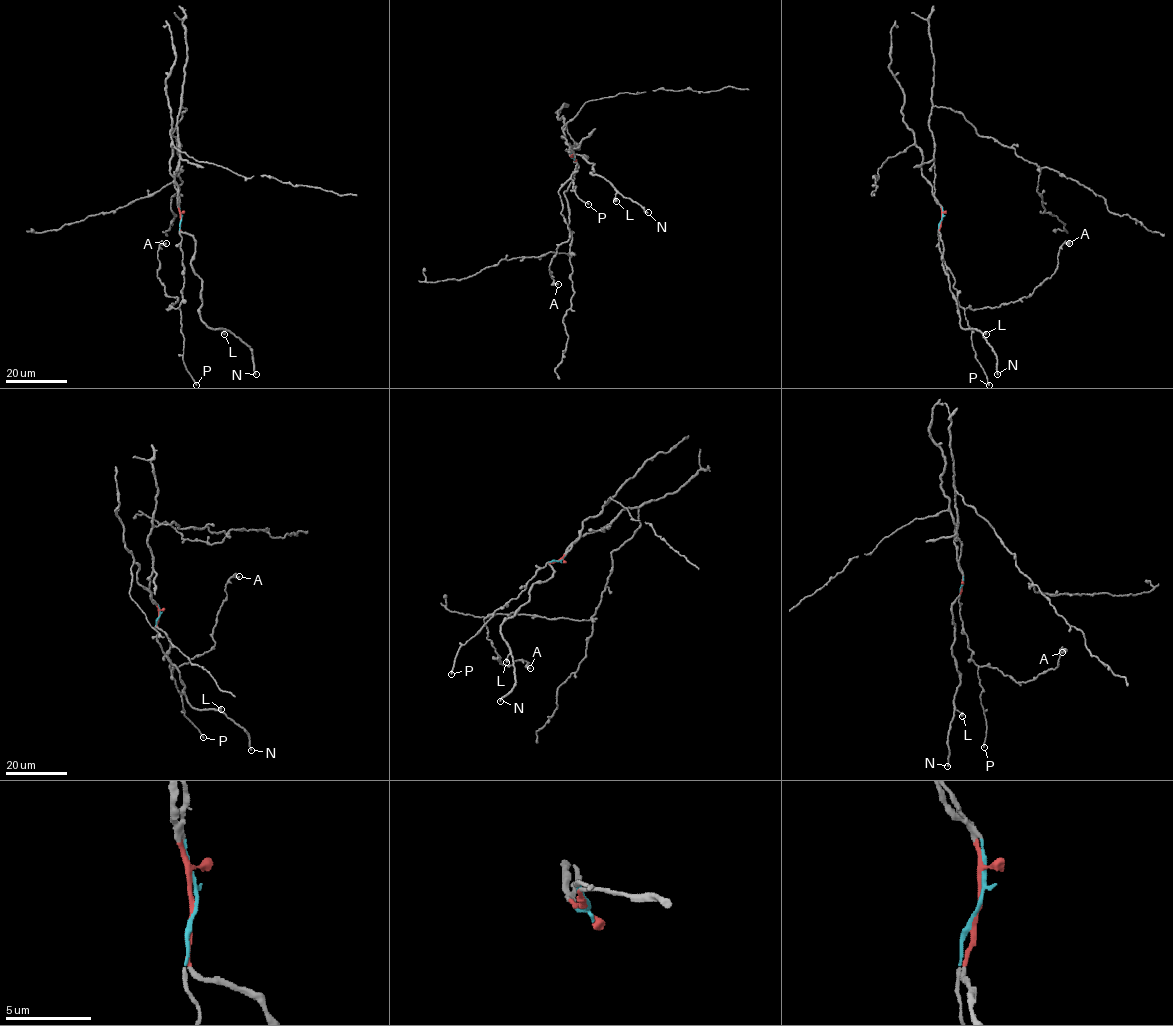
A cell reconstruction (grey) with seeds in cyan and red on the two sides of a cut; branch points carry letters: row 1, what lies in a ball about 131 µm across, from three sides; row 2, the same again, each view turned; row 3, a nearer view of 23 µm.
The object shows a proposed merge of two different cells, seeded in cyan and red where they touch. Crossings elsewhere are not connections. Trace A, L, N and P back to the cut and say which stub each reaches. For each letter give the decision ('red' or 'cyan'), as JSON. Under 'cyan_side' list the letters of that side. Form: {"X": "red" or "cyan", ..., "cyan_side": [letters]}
{"A": "cyan", "L": "red", "N": "red", "P": "cyan", "cyan_side": ["A", "P"]}

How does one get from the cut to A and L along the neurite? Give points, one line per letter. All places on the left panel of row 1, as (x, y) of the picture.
A: (181, 219), (185, 269), (176, 308), (166, 309), (178, 298), (165, 293), (157, 276), (158, 248), (166, 243)
L: (181, 219), (181, 230), (195, 242), (191, 266), (202, 282), (201, 319), (212, 328), (223, 329), (224, 334)

